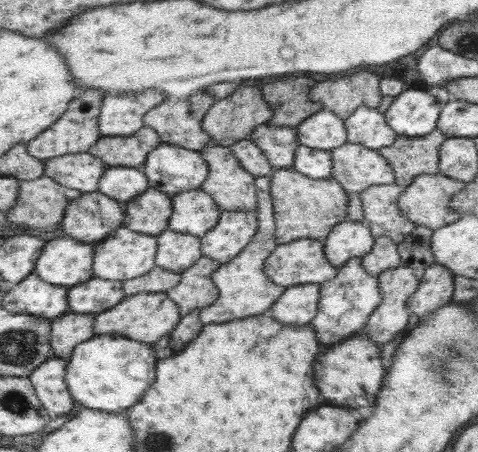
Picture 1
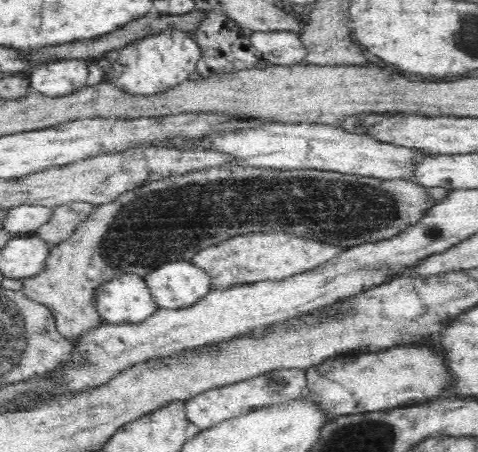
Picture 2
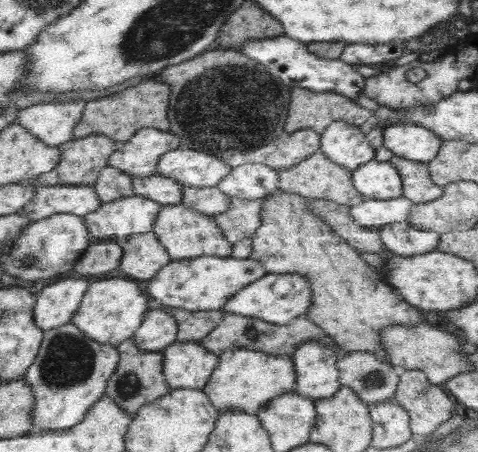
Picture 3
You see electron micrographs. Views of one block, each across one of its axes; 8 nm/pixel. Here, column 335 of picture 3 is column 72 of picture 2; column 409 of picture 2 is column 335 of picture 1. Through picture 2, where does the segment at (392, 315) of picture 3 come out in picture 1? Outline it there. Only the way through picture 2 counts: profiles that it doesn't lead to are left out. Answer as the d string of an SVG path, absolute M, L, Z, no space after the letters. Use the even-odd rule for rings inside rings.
M281 168L271 174L271 202L275 214L275 238L277 246L289 244L301 238L311 238L317 242L325 242L327 234L331 234L333 226L339 222L347 222L347 206L349 194L339 186L337 180L329 178L307 178L305 174L291 168Z

